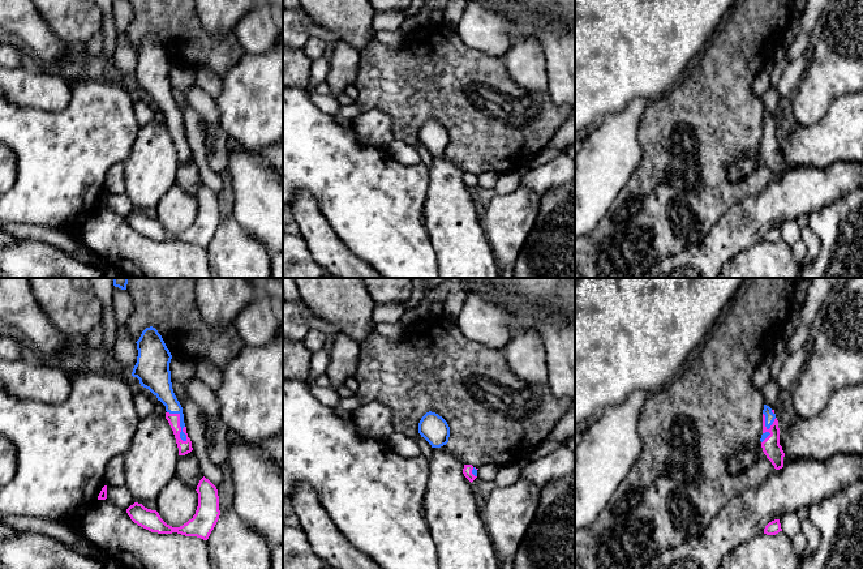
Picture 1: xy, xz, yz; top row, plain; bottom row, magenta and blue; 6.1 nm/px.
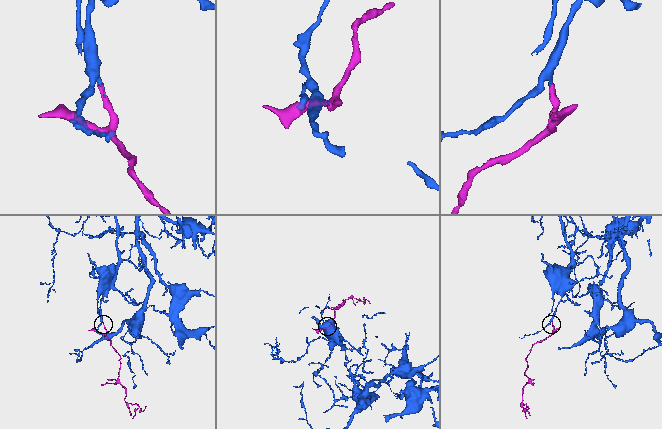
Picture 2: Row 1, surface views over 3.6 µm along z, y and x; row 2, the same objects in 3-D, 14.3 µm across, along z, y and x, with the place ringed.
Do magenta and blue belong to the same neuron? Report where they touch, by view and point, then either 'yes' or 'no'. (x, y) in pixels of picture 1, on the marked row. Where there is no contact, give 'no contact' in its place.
xy (179, 423) | yes

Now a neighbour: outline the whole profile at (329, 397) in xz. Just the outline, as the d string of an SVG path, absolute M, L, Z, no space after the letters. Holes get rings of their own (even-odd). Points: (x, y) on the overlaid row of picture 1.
M317 384L309 385L310 393L318 399L319 403L335 408L342 399L335 389L329 386L318 386Z

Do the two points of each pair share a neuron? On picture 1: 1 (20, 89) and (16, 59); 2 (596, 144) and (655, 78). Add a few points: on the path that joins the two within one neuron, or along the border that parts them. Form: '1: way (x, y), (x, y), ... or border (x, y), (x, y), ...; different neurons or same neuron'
1: border (29, 64), (13, 69); different neurons
2: border (651, 99), (635, 98), (623, 110), (610, 115); different neurons

